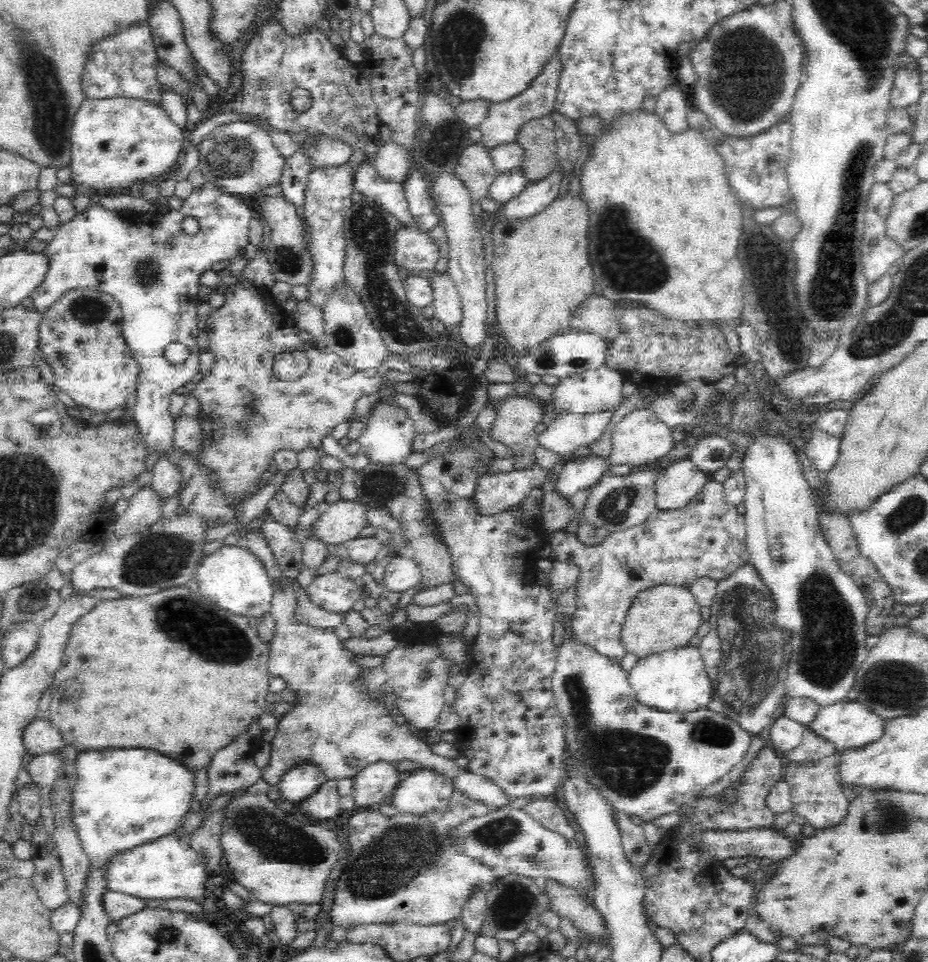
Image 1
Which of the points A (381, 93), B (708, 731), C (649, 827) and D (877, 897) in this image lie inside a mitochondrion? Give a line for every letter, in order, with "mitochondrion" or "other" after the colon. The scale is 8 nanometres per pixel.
A: other
B: mitochondrion
C: other
D: other

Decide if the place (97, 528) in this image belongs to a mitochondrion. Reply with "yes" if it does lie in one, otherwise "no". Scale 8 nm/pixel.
no

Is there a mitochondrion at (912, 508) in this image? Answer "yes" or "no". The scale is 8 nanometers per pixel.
yes

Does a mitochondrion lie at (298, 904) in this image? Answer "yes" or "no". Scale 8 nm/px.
no

